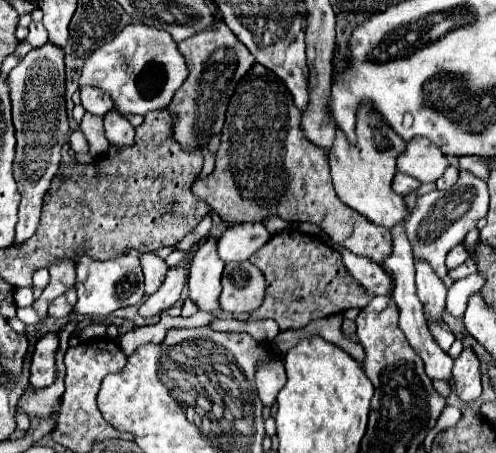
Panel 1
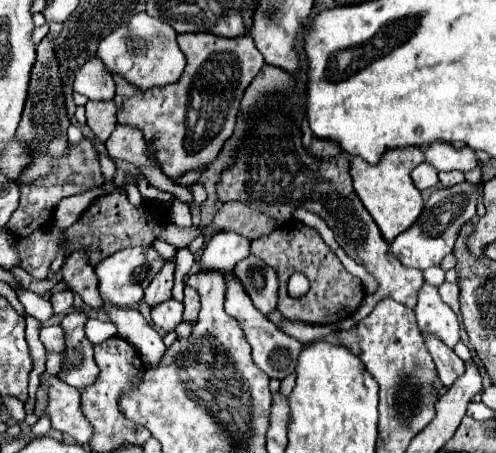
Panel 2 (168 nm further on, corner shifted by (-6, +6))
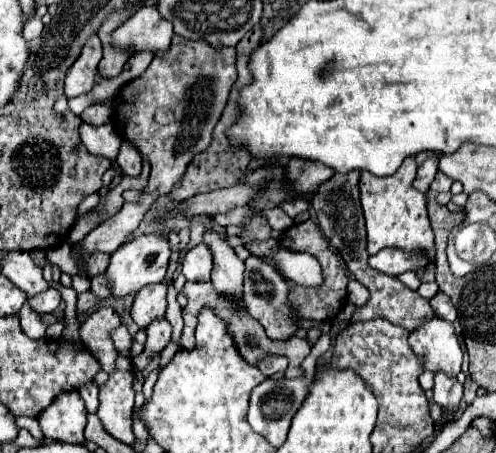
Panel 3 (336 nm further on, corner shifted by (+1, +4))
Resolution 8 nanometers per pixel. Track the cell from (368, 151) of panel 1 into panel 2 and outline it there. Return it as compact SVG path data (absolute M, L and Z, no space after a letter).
M408 146L408 148L392 148L386 150L380 158L378 164L368 164L360 156L350 156L350 176L352 176L352 186L362 200L364 208L370 212L374 222L380 226L382 236L392 242L400 232L404 232L422 212L424 200L420 196L420 190L412 184L410 172L424 162L424 154L418 146Z

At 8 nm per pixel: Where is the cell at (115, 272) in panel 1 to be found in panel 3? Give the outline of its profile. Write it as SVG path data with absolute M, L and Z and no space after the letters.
M143 234L133 238L131 242L125 242L119 250L111 254L111 262L107 268L107 280L113 290L113 296L127 296L131 292L139 292L147 284L161 282L169 266L169 256L171 244L169 238L163 234Z

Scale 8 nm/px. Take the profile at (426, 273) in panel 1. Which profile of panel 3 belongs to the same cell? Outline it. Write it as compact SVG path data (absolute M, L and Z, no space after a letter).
M441 318L427 320L409 336L411 350L423 358L423 368L437 374L439 370L455 378L461 372L463 350L449 322Z

